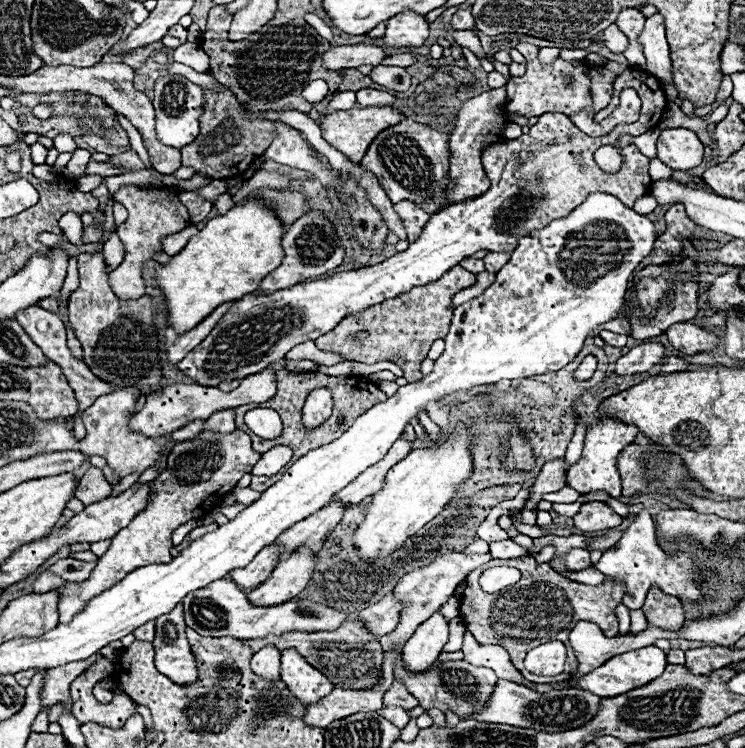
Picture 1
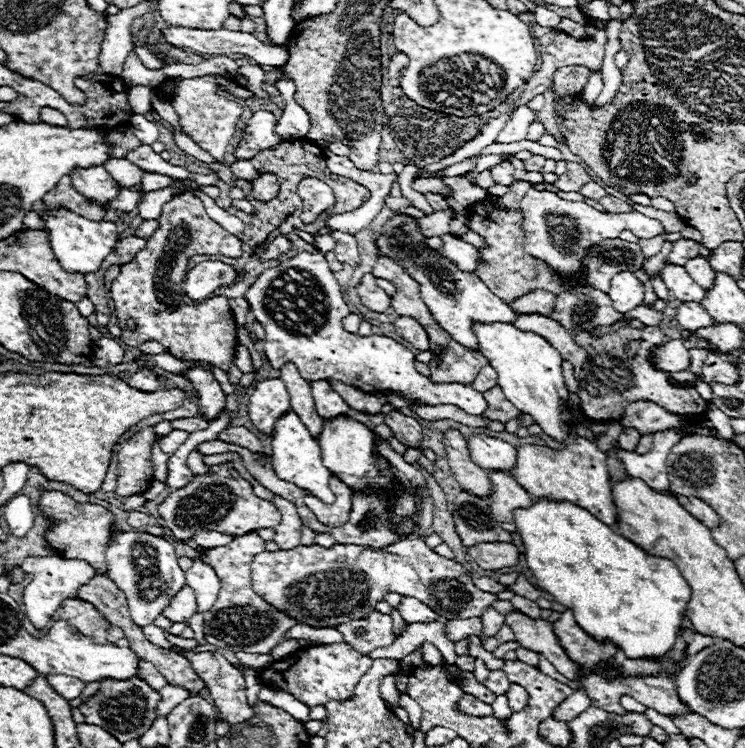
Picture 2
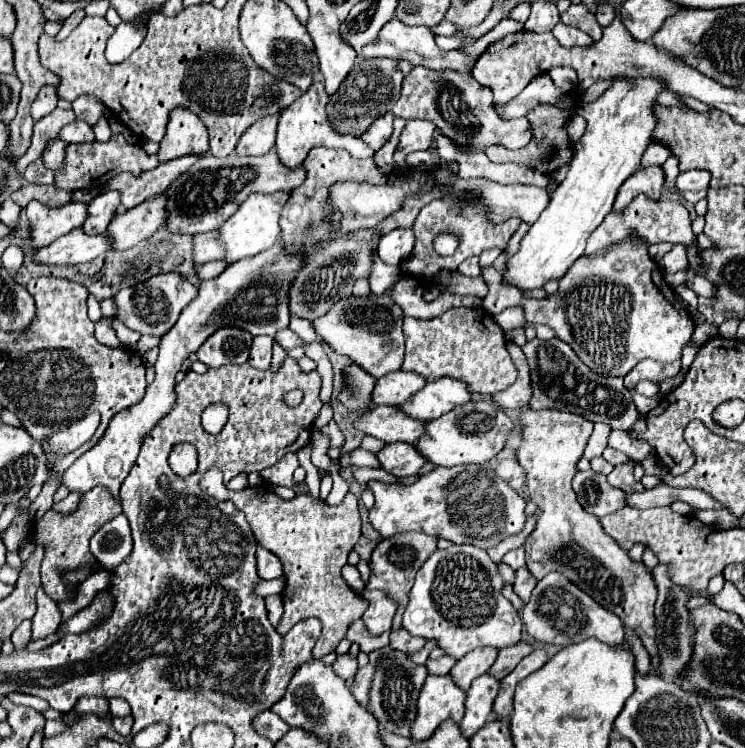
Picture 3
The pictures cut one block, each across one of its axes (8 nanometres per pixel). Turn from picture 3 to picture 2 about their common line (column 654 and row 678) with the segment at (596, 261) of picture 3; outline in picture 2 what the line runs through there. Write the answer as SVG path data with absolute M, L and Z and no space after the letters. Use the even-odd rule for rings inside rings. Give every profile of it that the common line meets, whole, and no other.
M348 642L320 644L320 646L310 646L306 650L298 650L298 654L294 656L294 664L288 670L274 670L274 664L270 664L268 668L264 668L260 672L260 678L268 686L286 690L312 708L318 704L326 704L328 700L352 698L352 692L354 692L360 676L364 676L364 672L368 672L370 664L372 664L372 658L362 656Z

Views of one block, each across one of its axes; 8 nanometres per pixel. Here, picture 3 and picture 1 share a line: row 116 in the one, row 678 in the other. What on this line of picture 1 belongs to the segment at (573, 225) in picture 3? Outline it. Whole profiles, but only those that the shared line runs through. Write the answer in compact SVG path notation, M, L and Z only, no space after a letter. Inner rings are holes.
M646 646L646 648L638 648L638 650L630 650L630 652L624 652L624 654L618 654L618 656L612 656L610 660L606 660L602 666L594 668L590 674L586 674L582 680L580 680L580 688L600 696L600 698L614 698L614 696L620 696L628 690L634 690L634 688L640 688L652 680L656 680L664 668L666 668L666 654L664 650L656 648L656 646Z

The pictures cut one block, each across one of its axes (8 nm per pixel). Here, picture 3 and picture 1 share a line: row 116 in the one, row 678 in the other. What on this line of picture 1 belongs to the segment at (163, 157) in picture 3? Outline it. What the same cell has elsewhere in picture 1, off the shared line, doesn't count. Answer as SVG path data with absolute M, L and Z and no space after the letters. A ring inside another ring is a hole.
M180 602L170 614L156 618L156 636L152 640L152 646L156 652L154 654L156 668L172 682L188 686L198 678L198 668L190 652L184 628L186 624Z

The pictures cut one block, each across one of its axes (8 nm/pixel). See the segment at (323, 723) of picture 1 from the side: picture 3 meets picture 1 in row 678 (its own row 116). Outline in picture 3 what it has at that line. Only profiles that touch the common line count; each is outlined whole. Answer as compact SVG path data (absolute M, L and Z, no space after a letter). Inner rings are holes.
M386 112L384 116L376 118L374 124L370 124L370 128L360 134L360 140L364 144L368 144L376 152L390 138L390 134L392 134L392 120L394 120L392 112Z

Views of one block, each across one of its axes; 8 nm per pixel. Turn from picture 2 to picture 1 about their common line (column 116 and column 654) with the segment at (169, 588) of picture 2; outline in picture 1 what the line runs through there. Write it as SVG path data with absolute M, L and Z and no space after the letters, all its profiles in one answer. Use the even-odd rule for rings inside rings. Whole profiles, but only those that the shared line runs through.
M642 510L630 524L630 528L624 532L624 536L618 540L616 546L608 548L600 562L594 564L594 568L606 576L614 576L626 584L626 594L622 598L622 604L626 604L630 610L640 610L646 598L646 592L652 586L658 586L664 594L676 596L684 604L692 604L702 600L702 590L694 590L694 582L700 580L700 566L698 558L692 552L674 552L670 554L658 544L654 524L648 510Z

